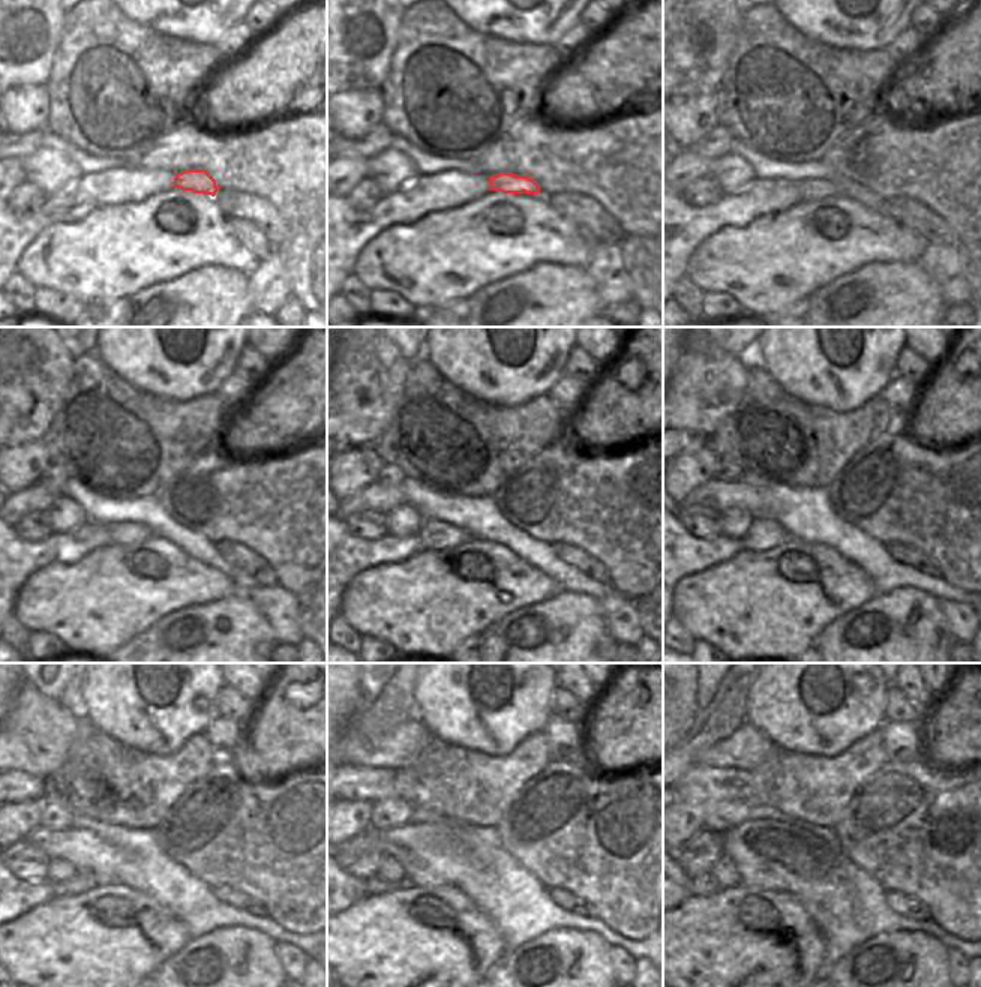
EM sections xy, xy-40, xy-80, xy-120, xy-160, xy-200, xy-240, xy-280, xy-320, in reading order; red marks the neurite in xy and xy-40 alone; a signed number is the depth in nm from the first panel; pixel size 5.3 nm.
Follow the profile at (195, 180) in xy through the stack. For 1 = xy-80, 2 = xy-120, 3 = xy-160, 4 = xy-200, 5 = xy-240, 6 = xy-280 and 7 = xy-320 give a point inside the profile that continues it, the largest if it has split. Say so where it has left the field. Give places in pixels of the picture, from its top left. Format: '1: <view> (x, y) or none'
1: xy-80 (812, 189)
2: xy-120 (128, 533)
3: xy-160 (435, 534)
4: xy-200 (762, 534)
5: xy-240 (81, 881)
6: xy-280 (375, 885)
7: xy-320 (702, 884)

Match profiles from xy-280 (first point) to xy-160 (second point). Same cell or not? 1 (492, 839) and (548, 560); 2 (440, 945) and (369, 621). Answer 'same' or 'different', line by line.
1: same
2: same

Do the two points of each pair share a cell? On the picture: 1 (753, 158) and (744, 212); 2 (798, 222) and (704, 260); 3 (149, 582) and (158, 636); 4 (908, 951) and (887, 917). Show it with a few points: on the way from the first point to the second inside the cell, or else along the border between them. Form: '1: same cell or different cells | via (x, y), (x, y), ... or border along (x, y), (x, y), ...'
1: different cells | border along (756, 177), (783, 177), (791, 182)
2: same cell | via (774, 246), (761, 260), (728, 260)
3: different cells | border along (186, 606), (158, 618), (143, 633)
4: different cells | border along (930, 935), (921, 932), (881, 932), (863, 944)

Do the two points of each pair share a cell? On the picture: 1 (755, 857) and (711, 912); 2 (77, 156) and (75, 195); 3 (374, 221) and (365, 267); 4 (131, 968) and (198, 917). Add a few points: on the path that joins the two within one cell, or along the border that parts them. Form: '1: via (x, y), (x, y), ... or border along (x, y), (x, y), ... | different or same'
1: border along (743, 884), (777, 893) | different
2: border along (119, 168), (84, 173) | different
3: border along (401, 224), (378, 231), (357, 255), (353, 272) | different
4: border along (159, 903), (185, 927), (191, 938) | different

